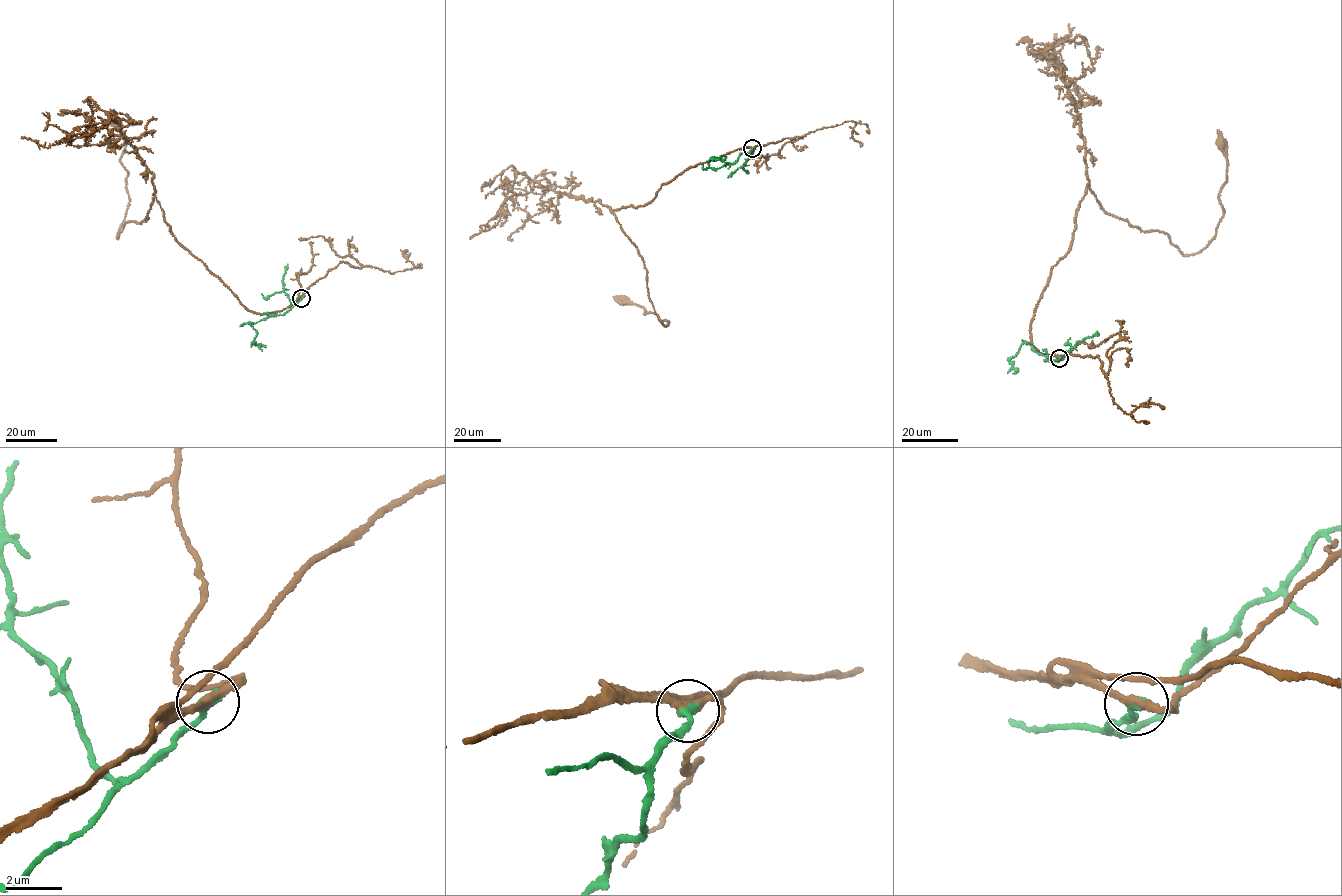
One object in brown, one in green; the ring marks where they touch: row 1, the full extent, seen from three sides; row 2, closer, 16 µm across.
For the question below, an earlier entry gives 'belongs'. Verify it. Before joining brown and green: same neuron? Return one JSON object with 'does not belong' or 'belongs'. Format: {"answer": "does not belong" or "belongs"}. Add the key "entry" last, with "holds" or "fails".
{"answer": "belongs", "entry": "holds"}

